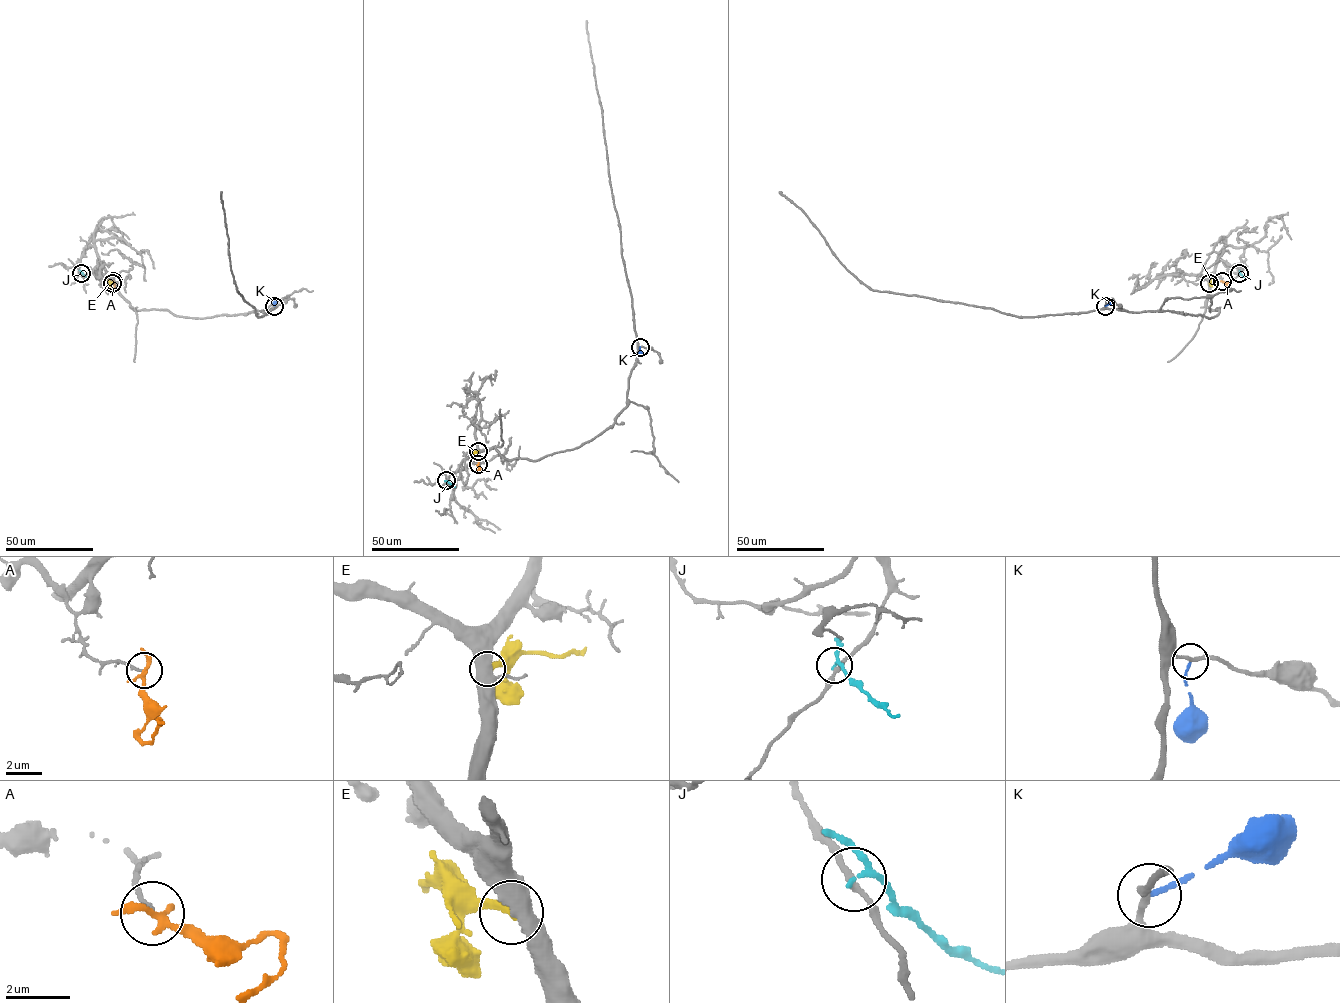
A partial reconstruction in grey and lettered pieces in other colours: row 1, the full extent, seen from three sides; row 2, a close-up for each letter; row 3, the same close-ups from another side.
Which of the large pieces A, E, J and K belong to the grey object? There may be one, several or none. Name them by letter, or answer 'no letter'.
no letter

